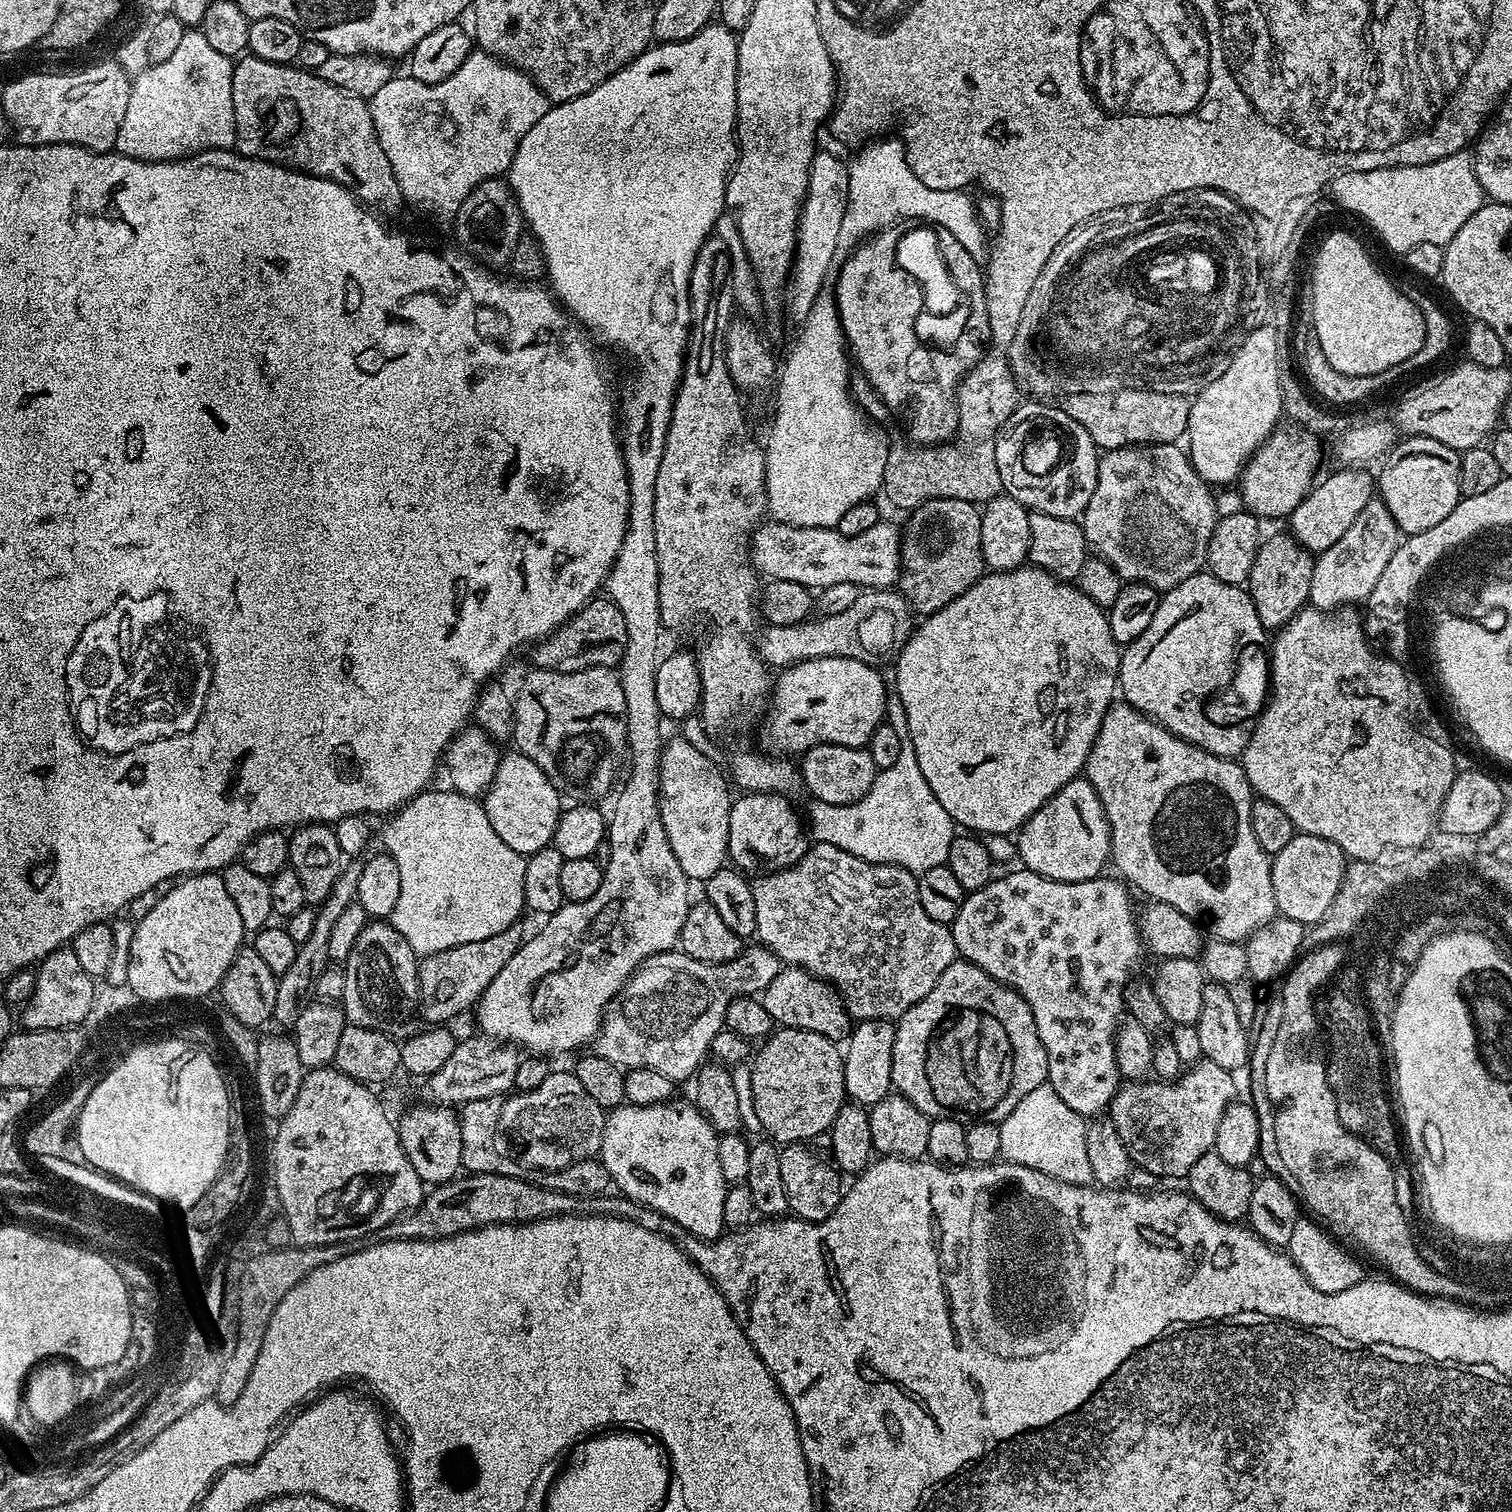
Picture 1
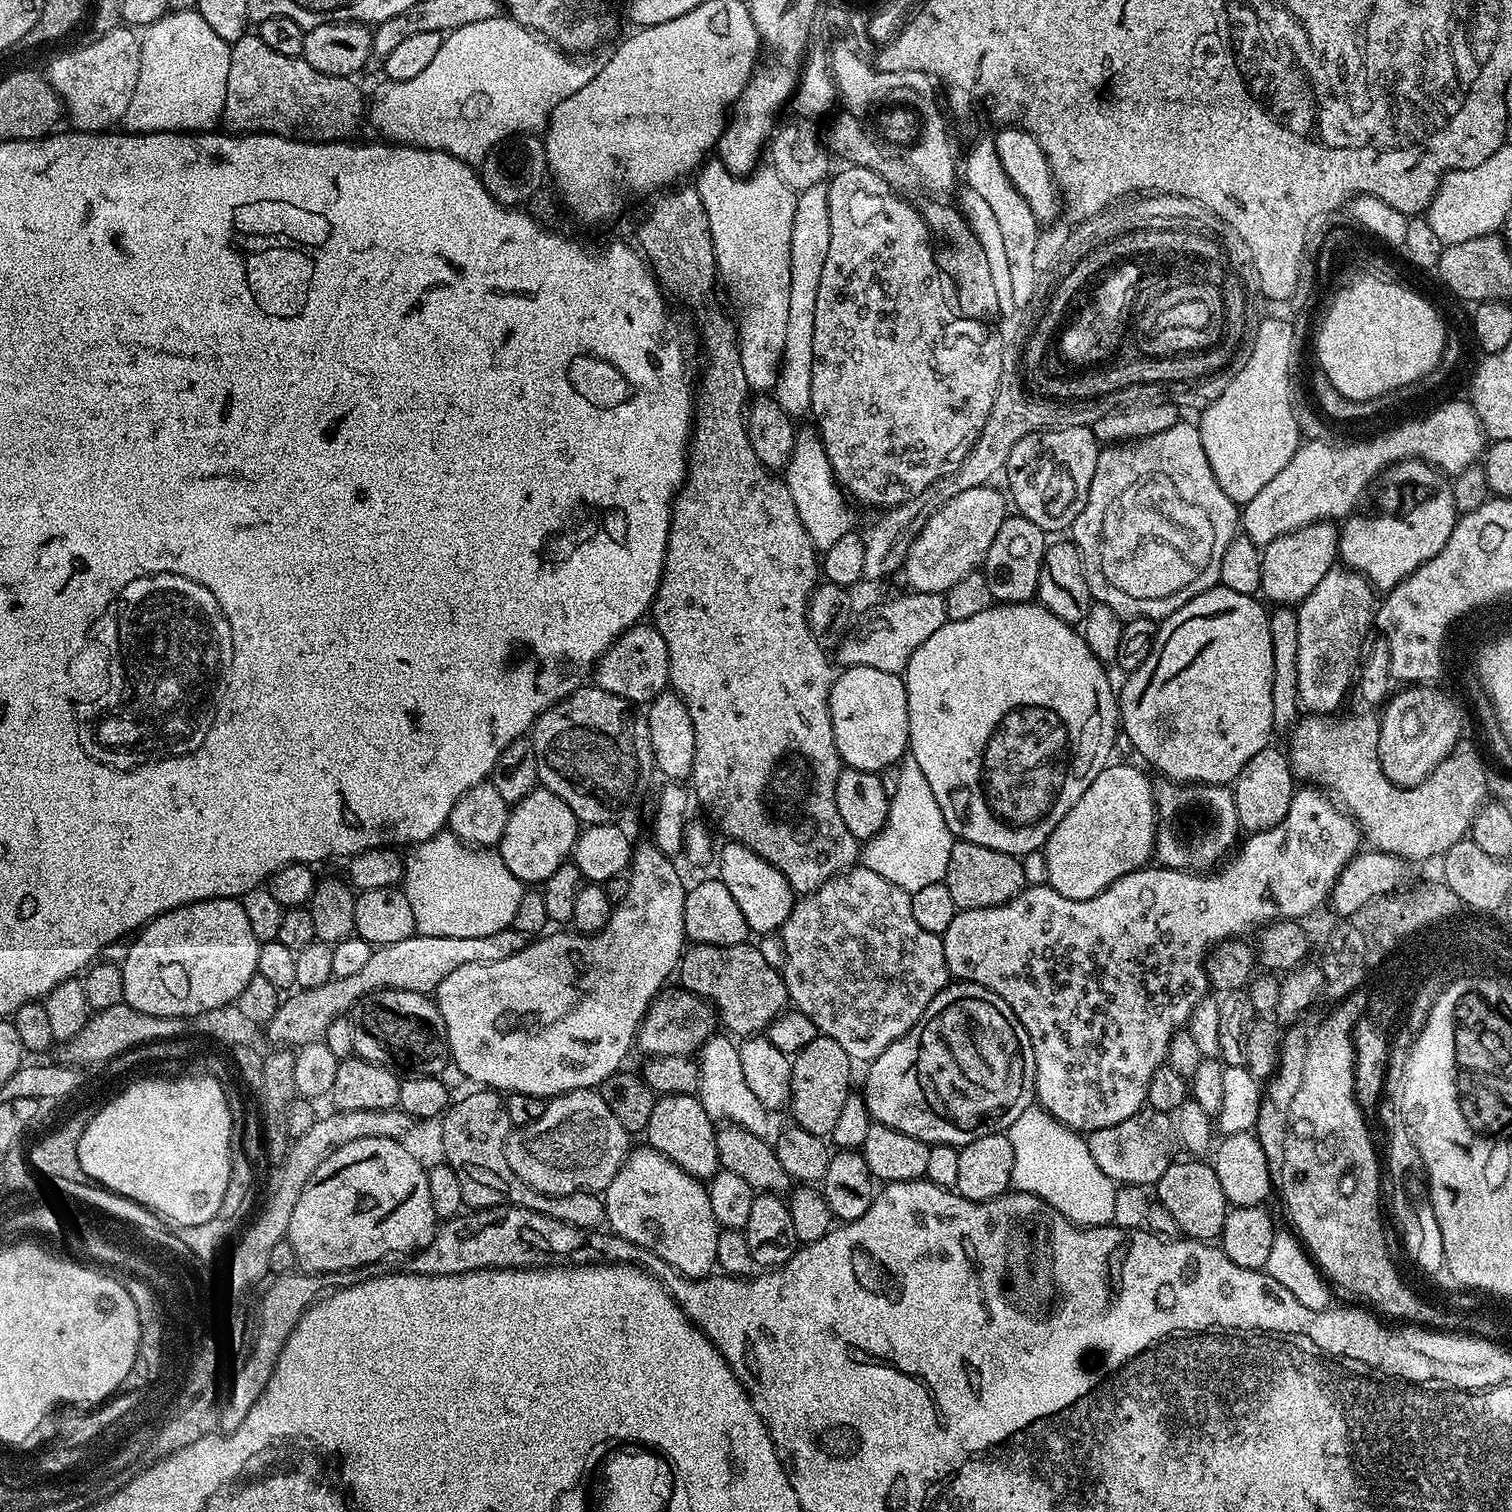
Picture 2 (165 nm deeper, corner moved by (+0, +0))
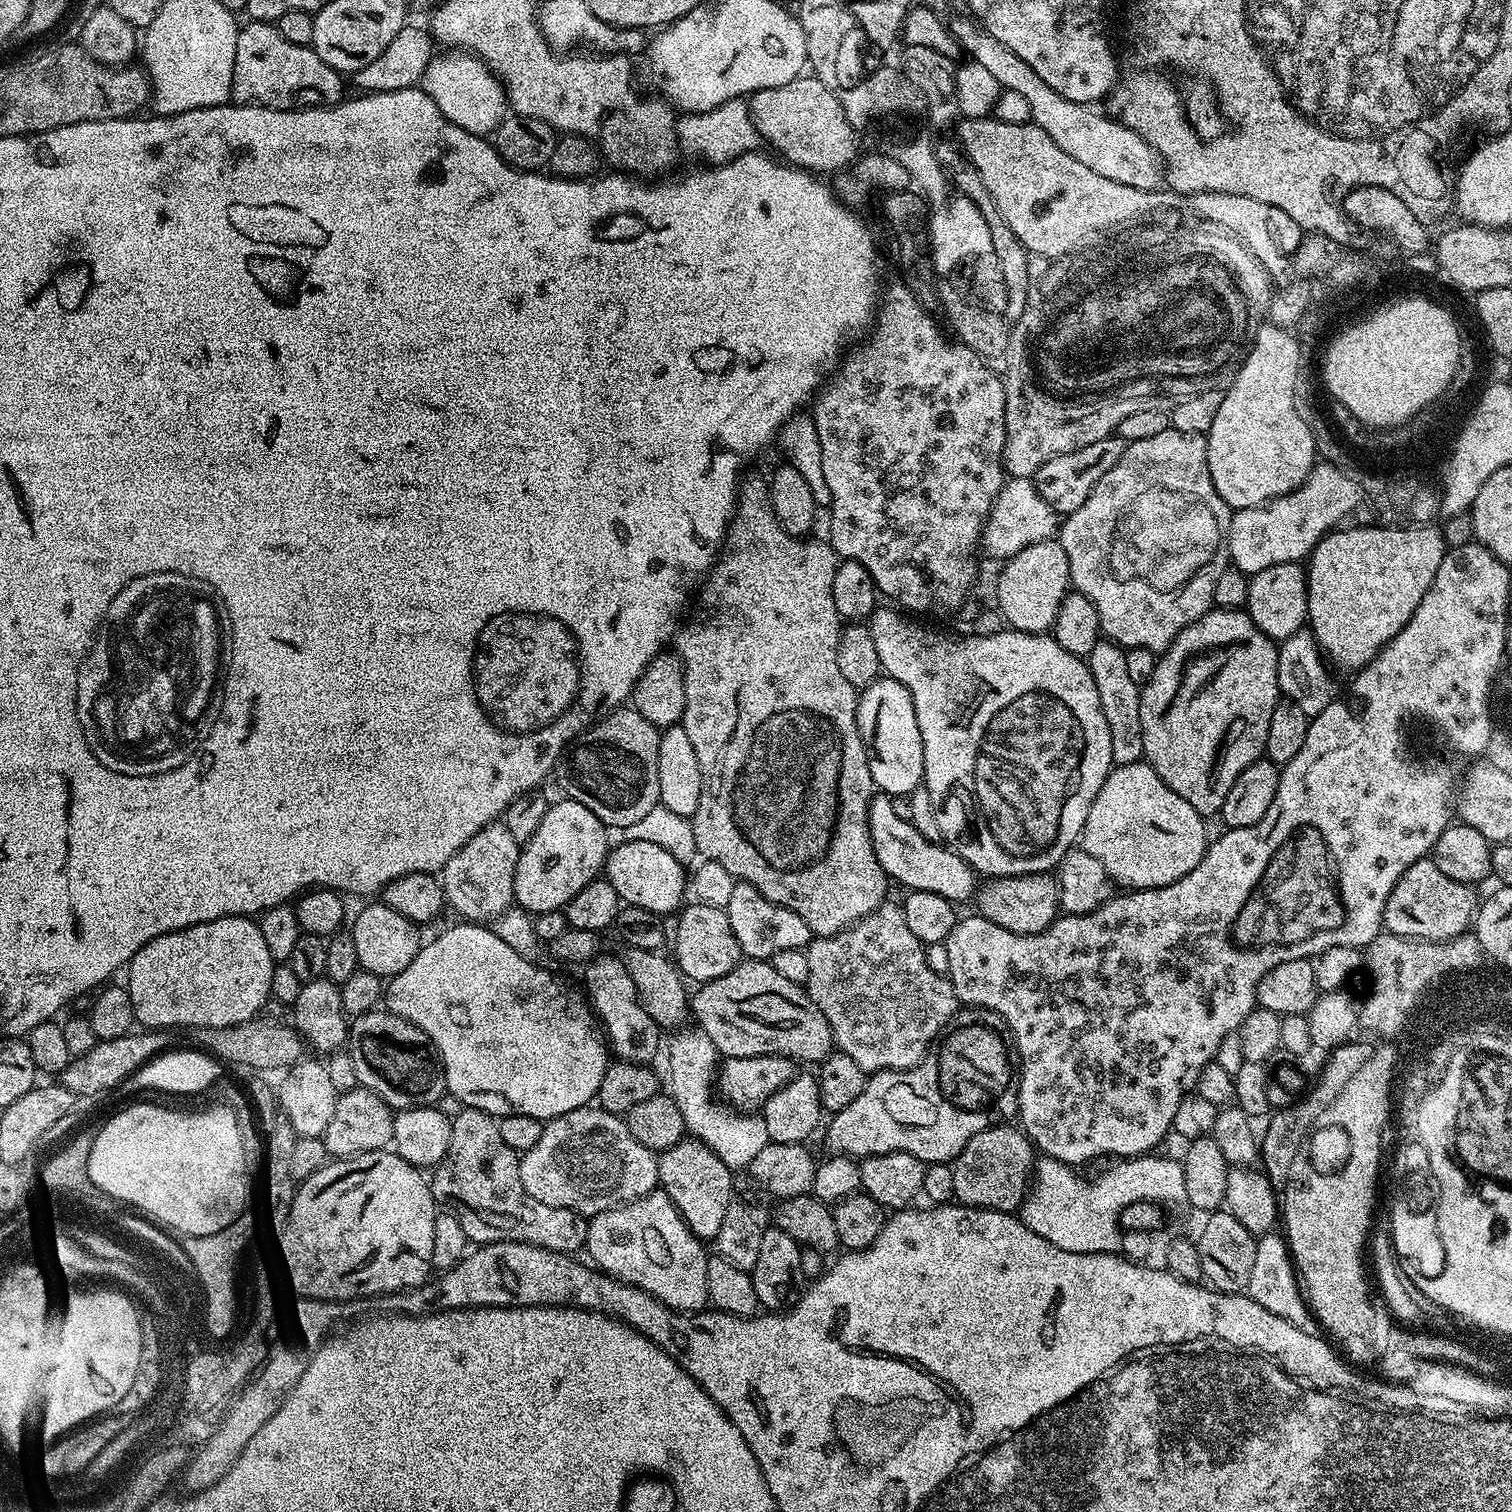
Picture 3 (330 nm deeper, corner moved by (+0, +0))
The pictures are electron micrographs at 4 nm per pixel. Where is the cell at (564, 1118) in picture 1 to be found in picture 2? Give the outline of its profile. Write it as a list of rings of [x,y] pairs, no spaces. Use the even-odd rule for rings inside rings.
[[[583,1088],[551,1097],[545,1103],[544,1113],[542,1118],[538,1118],[538,1122],[512,1128],[506,1142],[506,1162],[510,1162],[510,1170],[518,1174],[523,1184],[547,1196],[575,1192],[602,1194],[610,1186],[610,1182],[614,1182],[614,1174],[618,1174],[618,1170],[628,1159],[628,1140],[630,1133],[624,1129],[622,1122],[618,1122],[618,1118],[614,1118],[614,1113],[610,1111],[610,1106],[606,1106],[599,1091]]]

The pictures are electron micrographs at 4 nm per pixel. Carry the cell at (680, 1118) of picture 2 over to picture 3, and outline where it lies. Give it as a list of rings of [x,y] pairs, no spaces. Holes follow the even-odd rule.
[[[695,1138],[679,1140],[665,1152],[659,1153],[656,1165],[660,1179],[659,1187],[674,1202],[674,1206],[682,1214],[689,1230],[699,1240],[715,1241],[718,1230],[722,1227],[722,1218],[726,1218],[726,1210],[734,1203],[734,1196],[732,1196],[733,1169],[728,1168],[726,1162],[722,1162],[722,1158],[718,1158],[718,1154],[714,1154],[714,1150],[710,1150],[710,1146],[706,1146],[701,1140]]]

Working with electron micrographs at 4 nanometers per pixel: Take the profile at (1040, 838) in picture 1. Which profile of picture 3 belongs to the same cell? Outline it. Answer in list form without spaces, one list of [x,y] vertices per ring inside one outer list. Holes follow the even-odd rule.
[[[1121,764],[1108,773],[1090,814],[1086,814],[1082,848],[1102,864],[1109,880],[1120,883],[1121,889],[1161,888],[1178,882],[1202,862],[1210,843],[1204,824],[1205,817],[1186,798],[1174,794],[1149,764]]]

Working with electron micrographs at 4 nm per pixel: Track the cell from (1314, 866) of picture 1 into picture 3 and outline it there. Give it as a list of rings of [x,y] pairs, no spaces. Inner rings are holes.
[[[1425,858],[1414,862],[1398,878],[1394,890],[1390,890],[1390,898],[1386,898],[1383,931],[1426,941],[1453,940],[1454,937],[1469,931],[1470,925],[1473,923],[1474,913],[1478,907],[1478,896],[1476,900],[1476,896],[1472,892],[1475,892],[1473,885],[1463,884],[1454,878],[1446,878],[1446,874],[1442,874],[1442,870],[1438,870],[1438,866],[1434,866],[1432,859]]]

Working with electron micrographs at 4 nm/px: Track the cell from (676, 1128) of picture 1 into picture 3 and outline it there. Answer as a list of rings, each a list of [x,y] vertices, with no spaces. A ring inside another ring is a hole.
[[[662,1190],[646,1194],[631,1204],[622,1204],[600,1212],[588,1221],[588,1242],[586,1252],[592,1255],[591,1263],[623,1284],[632,1284],[658,1298],[667,1308],[677,1314],[691,1314],[701,1311],[708,1304],[706,1290],[706,1262],[710,1255],[705,1241],[699,1240],[689,1230],[682,1214],[671,1198]]]

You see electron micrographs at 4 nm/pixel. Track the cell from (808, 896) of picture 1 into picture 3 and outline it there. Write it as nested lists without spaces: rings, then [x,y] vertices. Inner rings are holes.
[[[891,902],[881,904],[880,907],[874,909],[869,916],[862,918],[850,928],[844,928],[838,934],[813,939],[812,943],[809,944],[806,949],[806,955],[808,955],[807,994],[814,1002],[814,1006],[818,1006],[818,1010],[822,1010],[822,1014],[826,1018],[826,1022],[832,1031],[832,1039],[835,1047],[839,1049],[839,1051],[846,1053],[850,1058],[854,1058],[854,1062],[858,1062],[858,1066],[866,1074],[885,1072],[886,1070],[913,1068],[913,1066],[920,1063],[920,1059],[928,1053],[929,1048],[932,1047],[937,1037],[945,1031],[944,1023],[946,1023],[947,1020],[949,1023],[958,1011],[958,1001],[952,981],[948,979],[943,971],[935,972],[935,970],[928,965],[928,956],[924,952],[927,952],[925,945],[921,944],[918,938],[914,938],[910,926],[906,926],[903,907],[901,907],[899,903],[891,904]]]

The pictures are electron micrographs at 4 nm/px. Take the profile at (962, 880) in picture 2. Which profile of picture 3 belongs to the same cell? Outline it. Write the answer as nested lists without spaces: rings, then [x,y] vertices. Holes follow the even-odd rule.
[[[1046,872],[1020,876],[991,877],[983,881],[974,898],[977,913],[1011,933],[1040,933],[1059,913],[1057,879]]]

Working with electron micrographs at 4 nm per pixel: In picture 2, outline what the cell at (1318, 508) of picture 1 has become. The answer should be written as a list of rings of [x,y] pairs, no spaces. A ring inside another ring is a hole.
[[[1327,520],[1307,524],[1274,538],[1274,542],[1263,545],[1260,561],[1260,592],[1263,599],[1273,600],[1273,605],[1276,606],[1299,605],[1337,563],[1339,546],[1340,533],[1337,525]]]

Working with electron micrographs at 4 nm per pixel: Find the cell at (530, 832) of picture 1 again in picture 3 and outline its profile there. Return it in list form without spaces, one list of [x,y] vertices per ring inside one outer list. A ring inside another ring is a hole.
[[[567,798],[549,803],[546,814],[538,822],[534,834],[522,845],[518,864],[514,870],[514,900],[519,907],[529,914],[541,912],[555,912],[563,909],[564,905],[578,894],[578,890],[585,888],[589,882],[597,879],[604,871],[604,861],[610,851],[608,844],[609,829],[596,817],[593,812],[586,810],[578,802]]]

